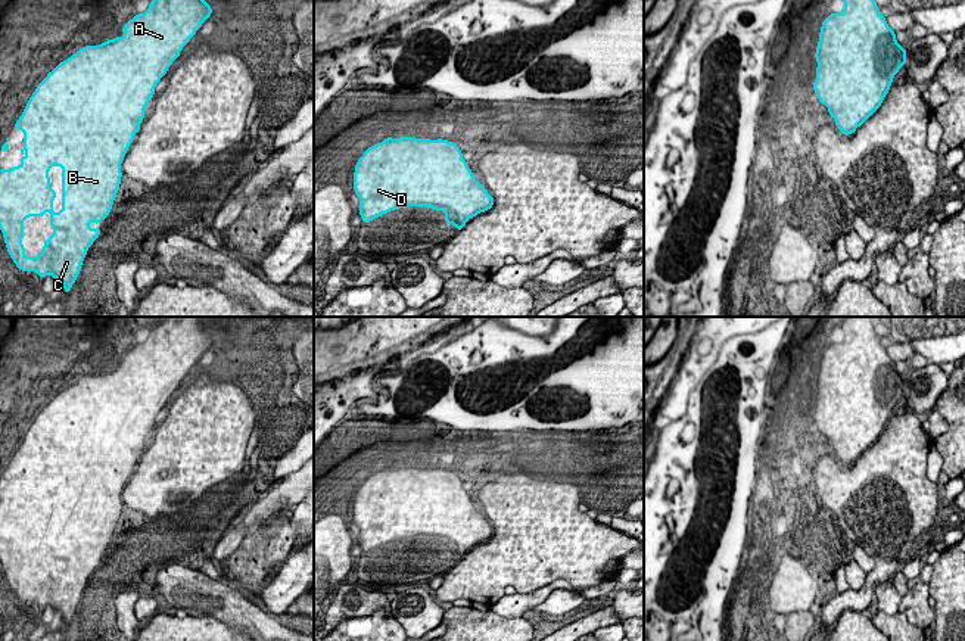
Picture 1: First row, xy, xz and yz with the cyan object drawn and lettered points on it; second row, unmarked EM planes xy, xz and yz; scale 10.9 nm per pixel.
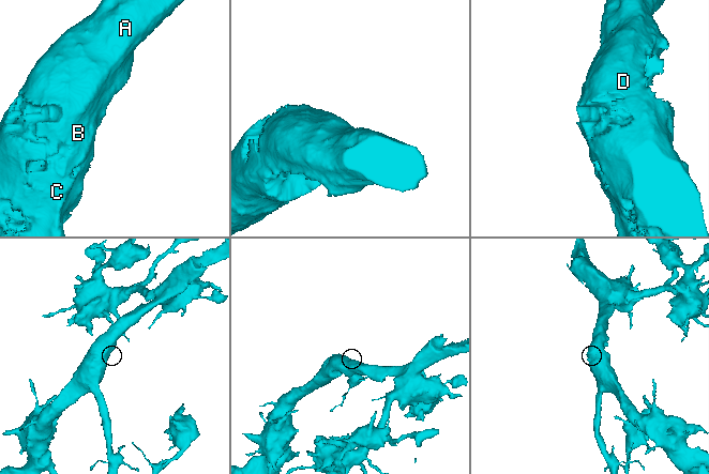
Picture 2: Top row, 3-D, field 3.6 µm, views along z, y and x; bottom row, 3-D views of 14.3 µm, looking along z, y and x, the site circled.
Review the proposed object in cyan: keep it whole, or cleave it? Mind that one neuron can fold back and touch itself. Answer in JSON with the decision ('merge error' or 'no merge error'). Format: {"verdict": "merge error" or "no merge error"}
{"verdict": "no merge error"}

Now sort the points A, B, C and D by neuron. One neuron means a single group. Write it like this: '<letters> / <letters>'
A B C D

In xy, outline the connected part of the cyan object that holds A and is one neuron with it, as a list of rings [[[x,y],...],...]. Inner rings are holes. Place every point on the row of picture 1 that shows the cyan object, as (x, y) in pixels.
[[[150,0],[149,9],[121,29],[124,37],[80,49],[37,85],[13,125],[24,133],[21,155],[27,156],[18,158],[18,167],[0,169],[0,231],[18,270],[35,271],[41,279],[50,274],[71,292],[88,248],[102,231],[88,225],[97,225],[110,214],[121,184],[121,164],[140,131],[156,84],[211,15],[212,7],[205,0]],[[52,167],[62,168],[60,212],[52,211],[56,199],[47,174]],[[46,212],[53,233],[38,256],[25,256],[24,221]]]

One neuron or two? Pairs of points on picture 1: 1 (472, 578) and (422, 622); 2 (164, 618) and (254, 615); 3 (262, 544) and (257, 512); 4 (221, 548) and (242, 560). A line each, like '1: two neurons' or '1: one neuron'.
1: two neurons
2: two neurons
3: two neurons
4: two neurons

